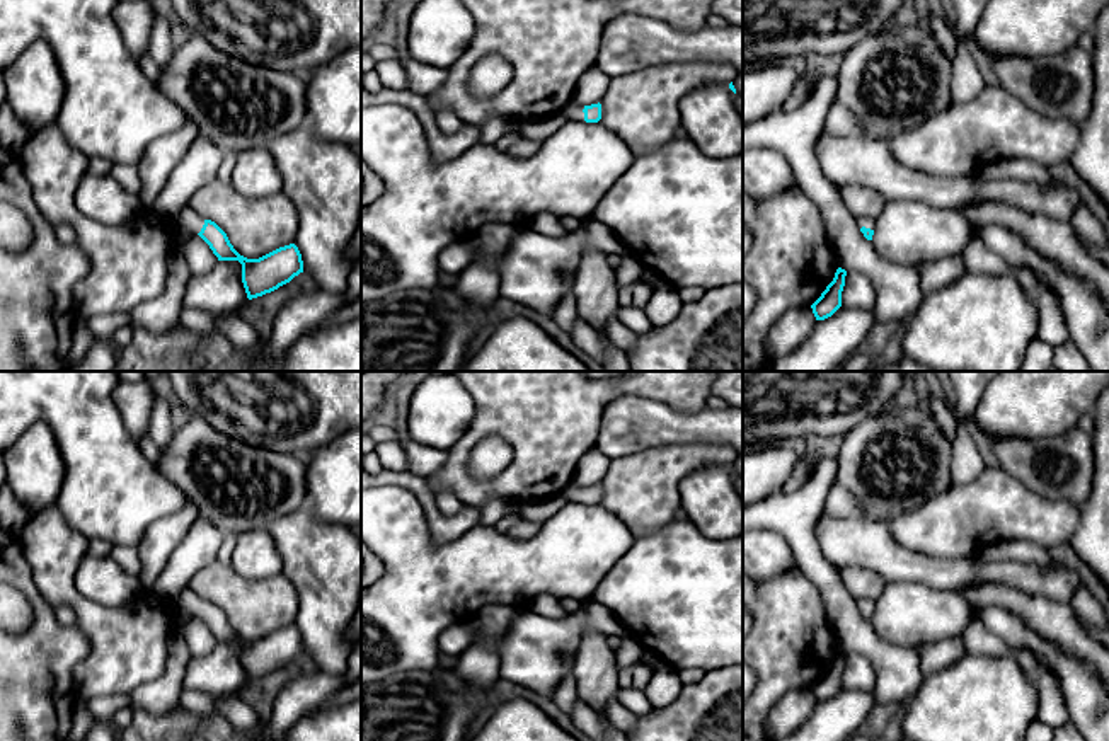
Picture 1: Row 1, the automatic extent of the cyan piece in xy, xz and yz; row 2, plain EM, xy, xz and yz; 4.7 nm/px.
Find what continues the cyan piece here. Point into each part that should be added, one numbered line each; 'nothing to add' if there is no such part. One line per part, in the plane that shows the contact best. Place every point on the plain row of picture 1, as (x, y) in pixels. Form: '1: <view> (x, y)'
nothing to add

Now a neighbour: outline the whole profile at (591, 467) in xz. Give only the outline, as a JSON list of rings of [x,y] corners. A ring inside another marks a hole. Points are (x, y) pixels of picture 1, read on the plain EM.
[[[596,448],[588,450],[579,458],[571,484],[577,487],[598,485],[605,479],[610,462],[612,460]]]

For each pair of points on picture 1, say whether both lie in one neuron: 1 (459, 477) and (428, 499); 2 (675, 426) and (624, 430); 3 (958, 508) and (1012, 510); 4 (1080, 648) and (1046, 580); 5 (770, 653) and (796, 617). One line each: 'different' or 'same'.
1: different
2: same
3: same
4: different
5: same

